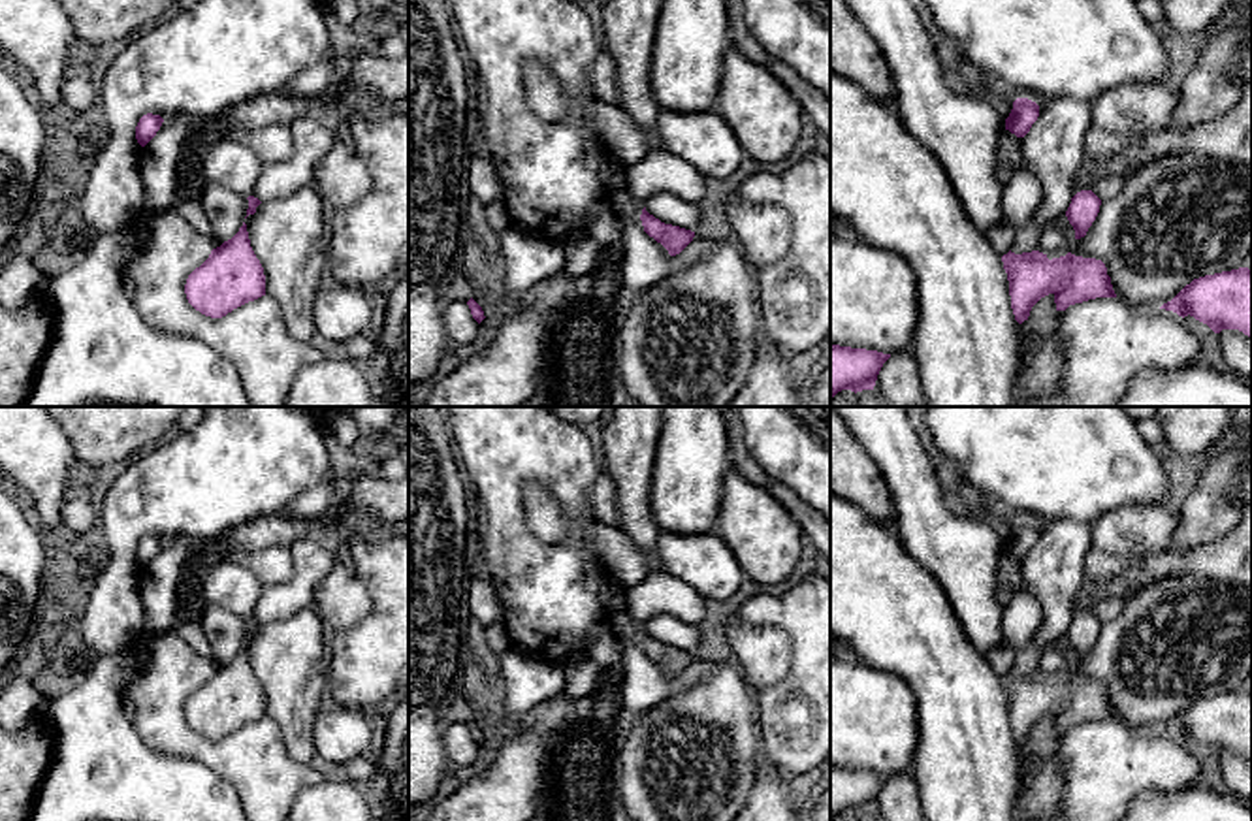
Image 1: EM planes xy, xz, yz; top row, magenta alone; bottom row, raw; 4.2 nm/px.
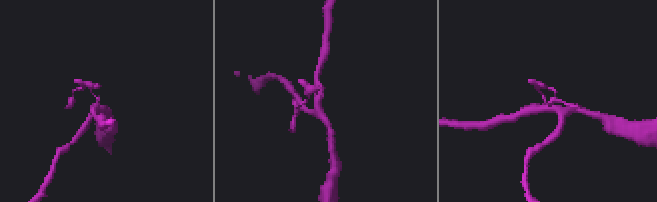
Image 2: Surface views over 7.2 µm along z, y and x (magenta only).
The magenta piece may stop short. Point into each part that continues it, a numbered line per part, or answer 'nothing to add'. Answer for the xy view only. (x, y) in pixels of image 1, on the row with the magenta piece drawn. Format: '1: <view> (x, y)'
nothing to add

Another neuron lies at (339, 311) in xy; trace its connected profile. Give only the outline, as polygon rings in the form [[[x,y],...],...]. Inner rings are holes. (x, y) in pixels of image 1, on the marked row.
[[[322,284],[313,305],[318,341],[333,350],[348,337],[369,335],[377,314],[378,303],[369,290],[343,284]]]

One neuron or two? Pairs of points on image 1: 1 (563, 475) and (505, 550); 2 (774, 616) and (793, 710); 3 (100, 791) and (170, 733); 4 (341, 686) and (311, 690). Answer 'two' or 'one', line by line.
1: one
2: one
3: two
4: two

